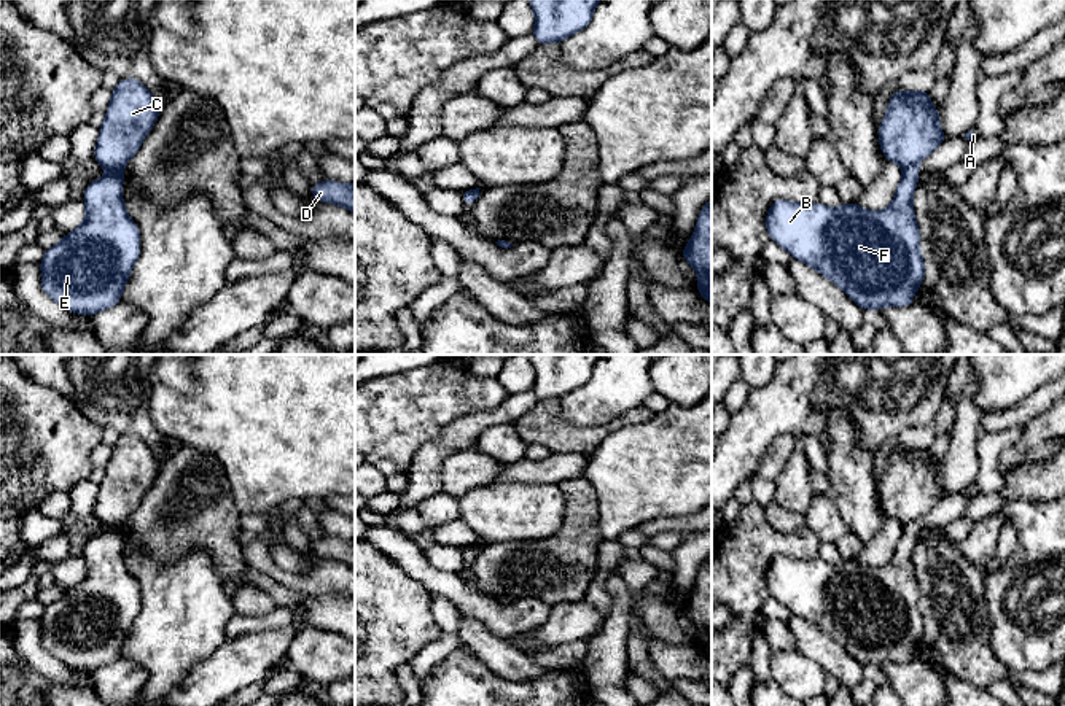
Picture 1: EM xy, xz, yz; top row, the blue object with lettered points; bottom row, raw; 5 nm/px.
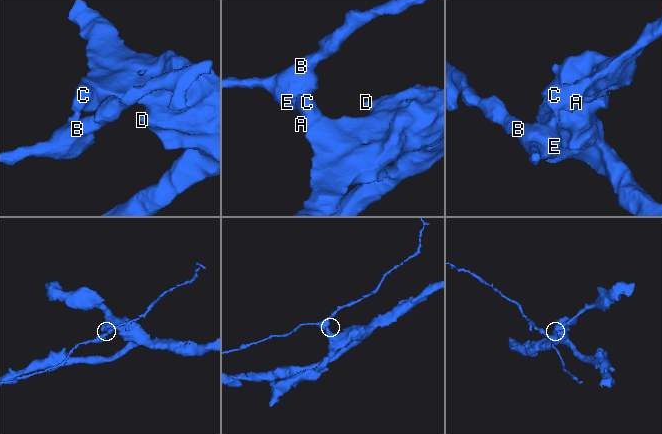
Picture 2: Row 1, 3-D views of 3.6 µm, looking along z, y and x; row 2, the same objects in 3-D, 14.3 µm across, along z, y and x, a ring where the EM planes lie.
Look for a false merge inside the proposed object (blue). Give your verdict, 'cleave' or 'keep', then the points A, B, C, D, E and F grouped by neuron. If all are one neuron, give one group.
cleave; A C D / B E F

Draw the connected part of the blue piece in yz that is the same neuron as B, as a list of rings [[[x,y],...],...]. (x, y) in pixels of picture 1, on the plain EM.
[[[917,522],[903,525],[891,560],[880,568],[864,566],[856,558],[829,564],[820,558],[801,560],[777,555],[766,571],[769,595],[786,606],[791,614],[831,636],[863,668],[911,661],[925,631],[920,588],[912,563],[919,533]]]

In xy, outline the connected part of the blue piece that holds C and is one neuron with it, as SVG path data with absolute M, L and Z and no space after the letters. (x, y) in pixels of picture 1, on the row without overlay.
M119 436L99 485L94 515L103 525L123 525L140 506L159 474L159 460L138 436Z

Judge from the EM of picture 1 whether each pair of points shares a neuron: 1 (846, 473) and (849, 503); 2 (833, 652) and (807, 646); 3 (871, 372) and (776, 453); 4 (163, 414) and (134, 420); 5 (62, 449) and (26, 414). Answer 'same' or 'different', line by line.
1: same
2: same
3: different
4: different
5: same

